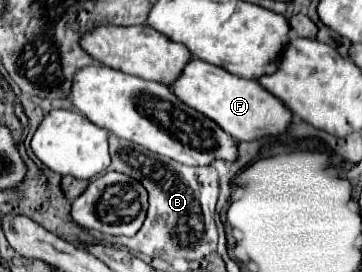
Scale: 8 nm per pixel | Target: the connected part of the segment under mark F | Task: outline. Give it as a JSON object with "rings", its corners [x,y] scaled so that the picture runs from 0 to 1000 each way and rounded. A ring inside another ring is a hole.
{"rings":[[[530,213],[497,279],[470,309],[470,331],[525,397],[591,441],[619,485],[669,522],[718,515],[729,500],[779,493],[801,456],[801,404],[713,301],[646,279],[608,243]]]}

